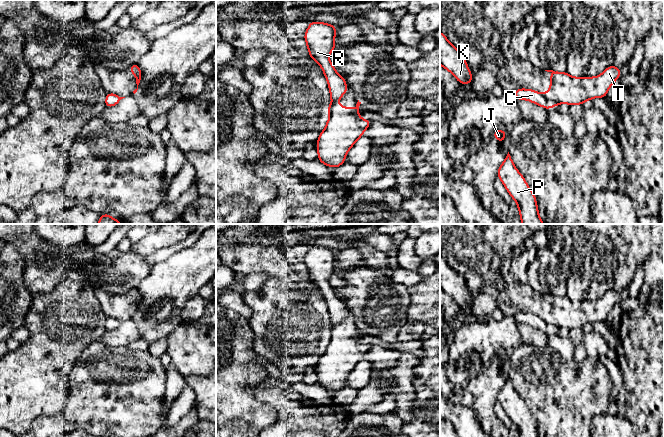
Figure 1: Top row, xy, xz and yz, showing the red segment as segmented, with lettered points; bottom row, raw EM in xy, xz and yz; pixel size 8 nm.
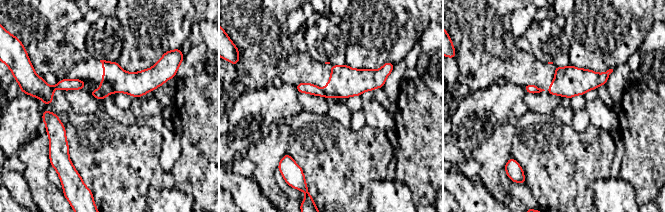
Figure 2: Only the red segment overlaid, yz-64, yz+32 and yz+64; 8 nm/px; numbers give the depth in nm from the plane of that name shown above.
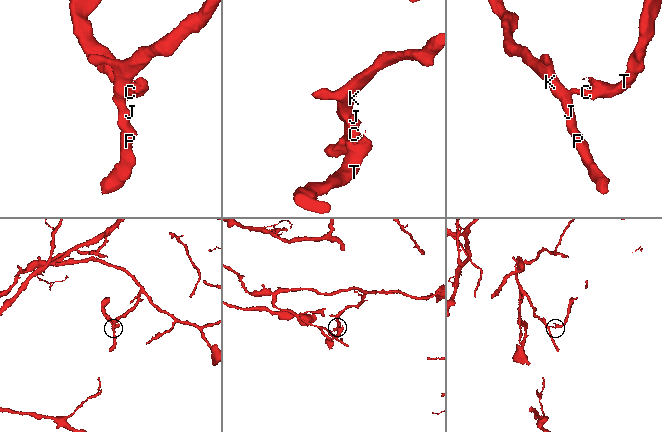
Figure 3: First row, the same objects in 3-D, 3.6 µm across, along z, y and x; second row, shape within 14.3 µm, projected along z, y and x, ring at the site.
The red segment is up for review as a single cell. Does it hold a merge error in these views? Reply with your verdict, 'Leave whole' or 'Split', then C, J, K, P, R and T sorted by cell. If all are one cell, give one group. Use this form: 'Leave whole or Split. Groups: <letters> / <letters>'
Split. Groups: C J K P R / T

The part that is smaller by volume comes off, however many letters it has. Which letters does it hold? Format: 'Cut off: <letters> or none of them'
Cut off: T

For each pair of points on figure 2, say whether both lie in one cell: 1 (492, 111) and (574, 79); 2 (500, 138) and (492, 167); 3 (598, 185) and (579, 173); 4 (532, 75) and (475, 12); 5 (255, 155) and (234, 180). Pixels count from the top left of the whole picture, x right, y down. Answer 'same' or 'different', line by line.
1: different
2: same
3: different
4: same
5: different

